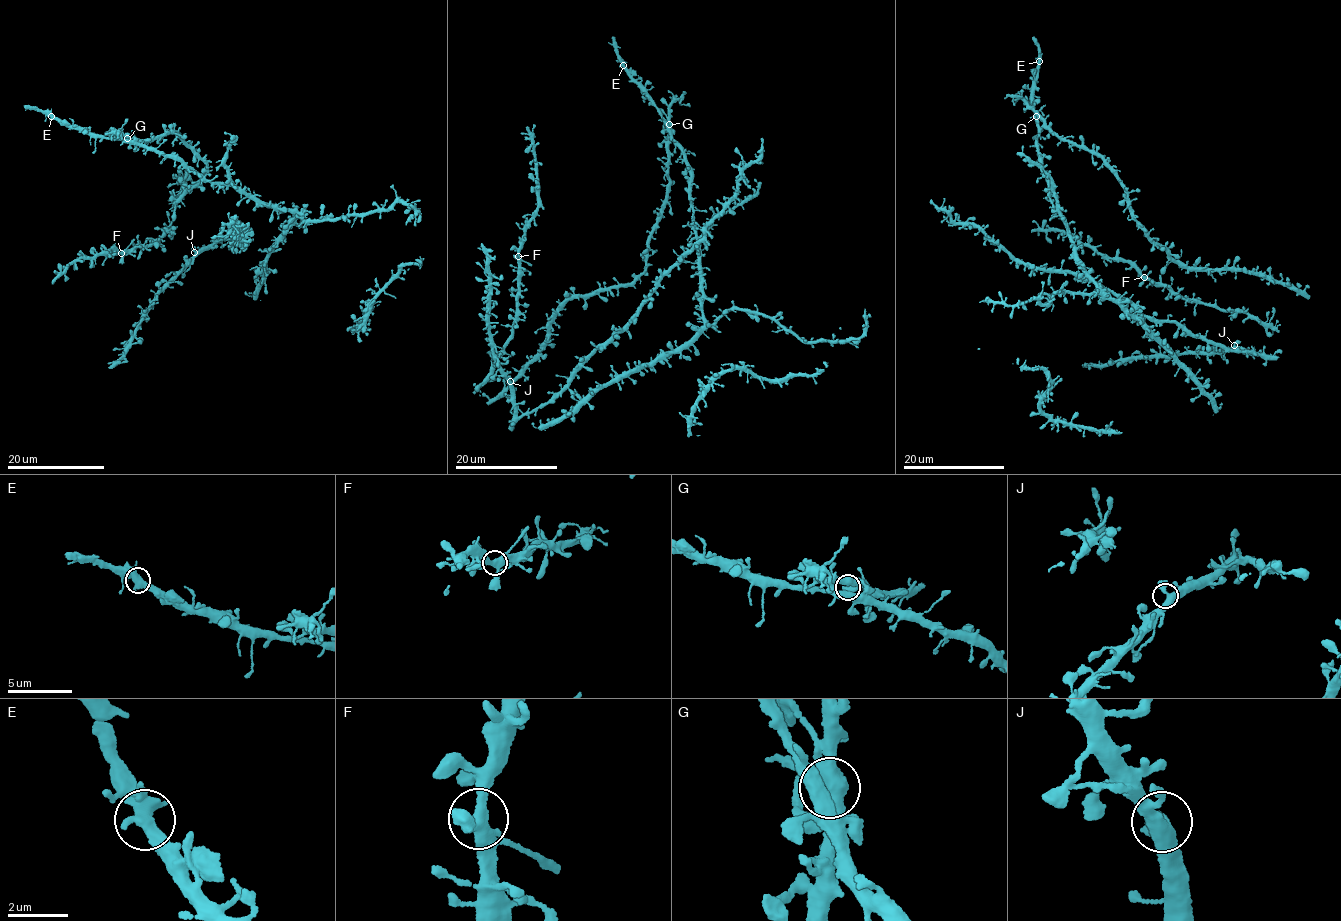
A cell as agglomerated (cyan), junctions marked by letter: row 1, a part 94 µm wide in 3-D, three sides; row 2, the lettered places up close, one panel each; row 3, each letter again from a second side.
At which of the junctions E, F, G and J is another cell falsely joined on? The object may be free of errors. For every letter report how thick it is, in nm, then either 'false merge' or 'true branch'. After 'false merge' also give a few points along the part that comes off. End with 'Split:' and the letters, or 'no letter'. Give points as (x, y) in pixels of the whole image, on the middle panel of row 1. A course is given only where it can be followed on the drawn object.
E: 400 nm | true branch
F: 360 nm | true branch
G: 400 nm | true branch
J: 440 nm | true branch
Split: no letter

